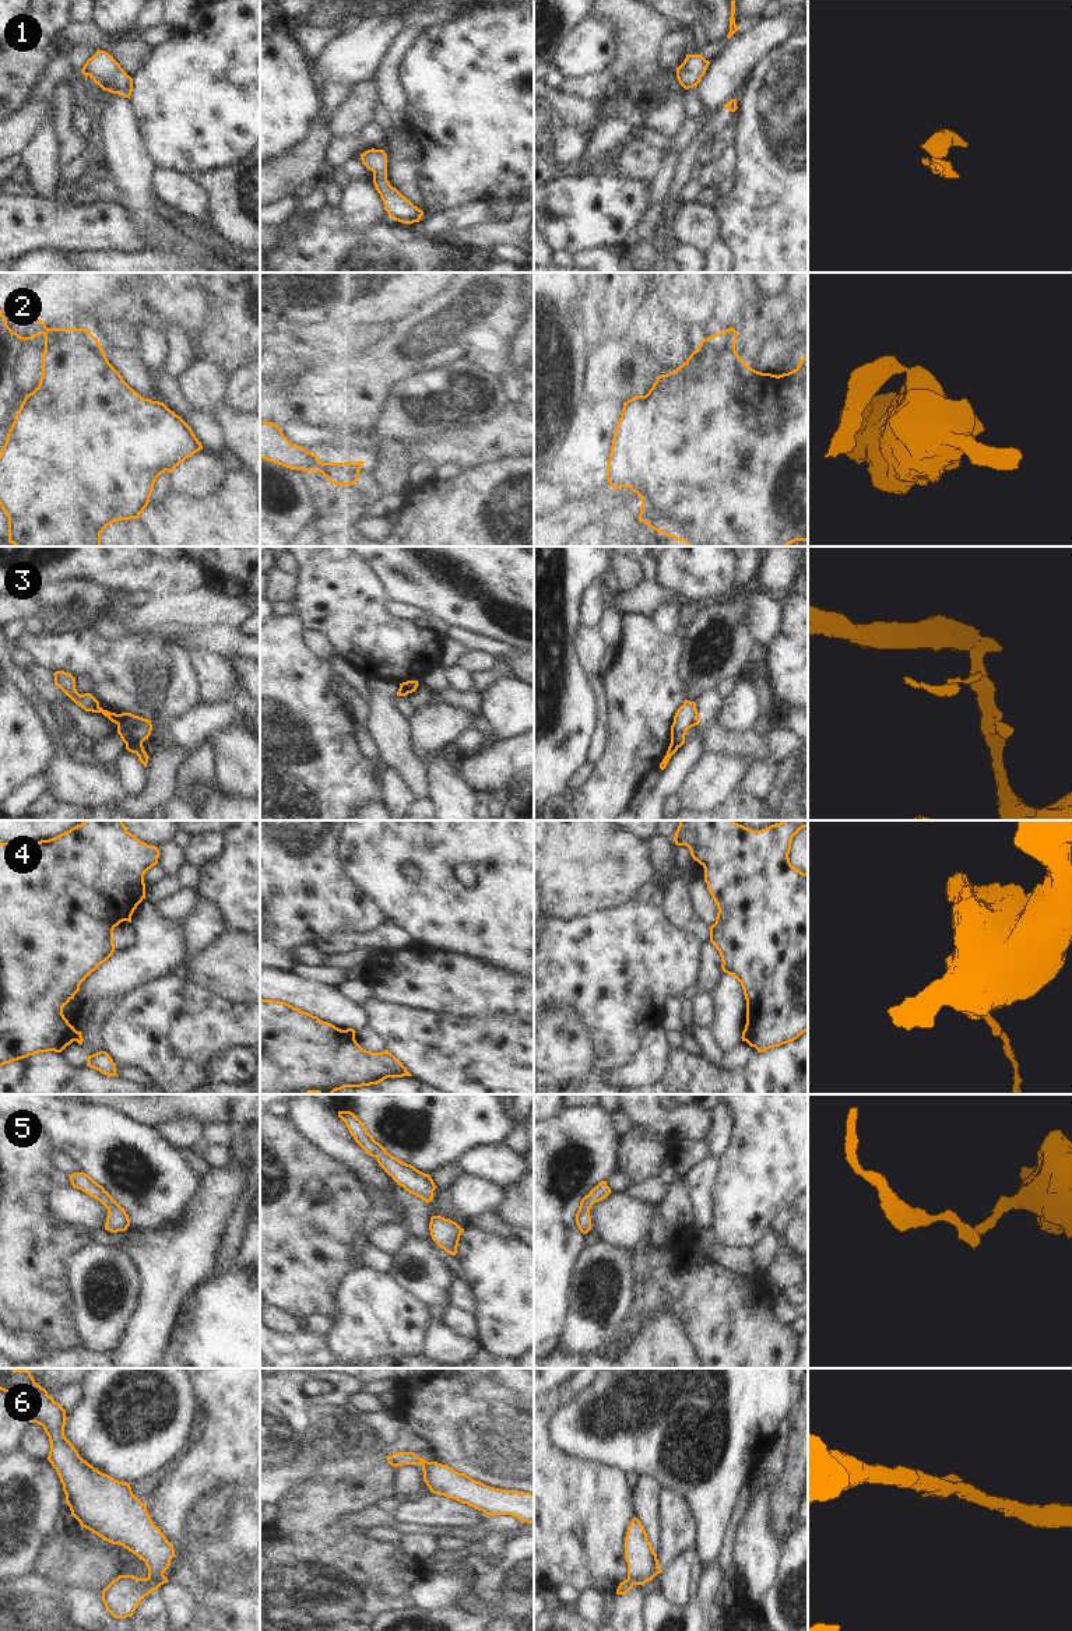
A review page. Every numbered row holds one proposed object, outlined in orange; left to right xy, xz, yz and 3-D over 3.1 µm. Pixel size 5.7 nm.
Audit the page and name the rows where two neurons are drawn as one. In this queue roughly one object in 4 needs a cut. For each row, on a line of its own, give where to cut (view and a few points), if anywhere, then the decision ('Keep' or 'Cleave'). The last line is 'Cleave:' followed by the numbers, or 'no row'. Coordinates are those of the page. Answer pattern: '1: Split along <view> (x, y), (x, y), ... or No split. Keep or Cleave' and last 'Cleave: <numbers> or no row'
1: No split. Keep
2: Split along xz (319, 463), (320, 471). Cleave
3: Split along xy (141, 741), (133, 741), (126, 745). Cleave
4: Split along xy (76, 1030), (73, 1040). Cleave
5: No split. Keep
6: Split along xy (147, 1578), (153, 1578), (160, 1585). Cleave
Cleave: 2, 3, 4, 6

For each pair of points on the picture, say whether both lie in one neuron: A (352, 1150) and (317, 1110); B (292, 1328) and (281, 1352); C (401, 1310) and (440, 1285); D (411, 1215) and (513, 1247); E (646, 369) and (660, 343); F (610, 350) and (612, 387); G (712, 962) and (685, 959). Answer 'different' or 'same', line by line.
A: same
B: different
C: different
D: different
E: different
F: same
G: different

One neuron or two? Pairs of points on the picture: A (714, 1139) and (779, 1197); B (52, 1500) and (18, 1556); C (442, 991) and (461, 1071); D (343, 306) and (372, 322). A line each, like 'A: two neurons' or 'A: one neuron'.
A: two neurons
B: one neuron
C: two neurons
D: one neuron

